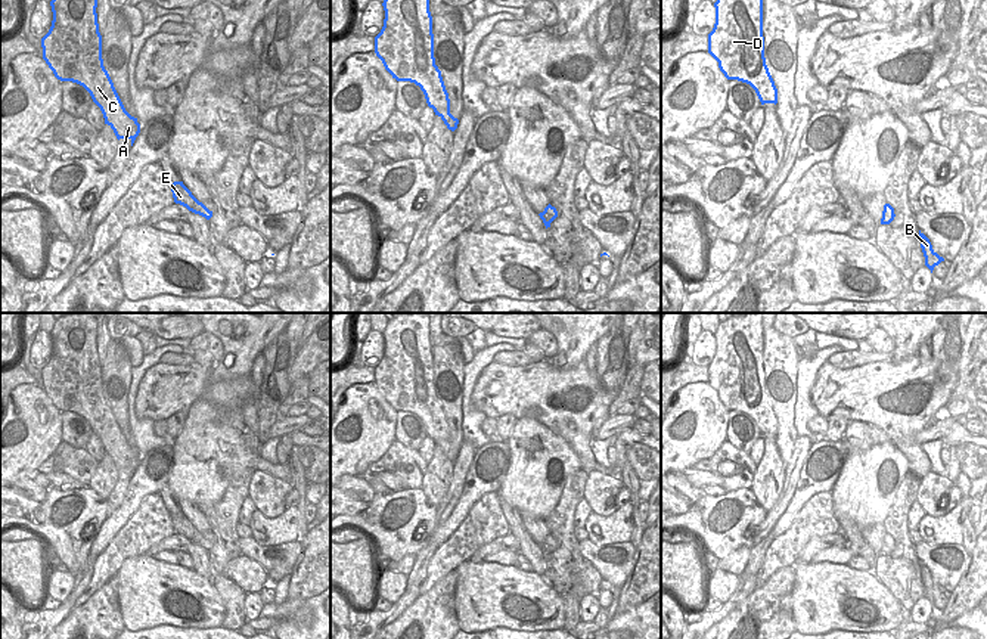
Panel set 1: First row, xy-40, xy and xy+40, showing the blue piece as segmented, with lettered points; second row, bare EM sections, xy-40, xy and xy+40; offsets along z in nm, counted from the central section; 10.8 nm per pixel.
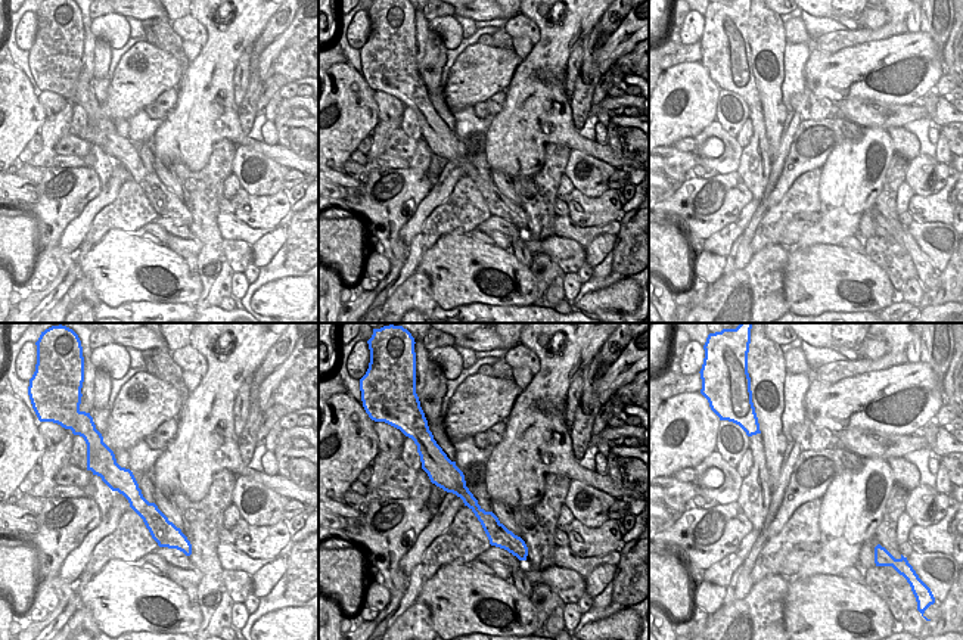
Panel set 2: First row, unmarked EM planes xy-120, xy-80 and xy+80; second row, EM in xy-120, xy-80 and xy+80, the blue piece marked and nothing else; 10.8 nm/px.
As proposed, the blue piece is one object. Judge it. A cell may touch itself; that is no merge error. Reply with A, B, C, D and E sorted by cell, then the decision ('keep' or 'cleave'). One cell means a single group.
A B C D E; keep

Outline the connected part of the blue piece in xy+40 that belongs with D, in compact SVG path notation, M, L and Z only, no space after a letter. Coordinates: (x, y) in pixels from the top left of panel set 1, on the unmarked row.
M745 313L720 322L708 384L727 410L749 415L761 435L778 434L778 419L764 388L763 313Z

